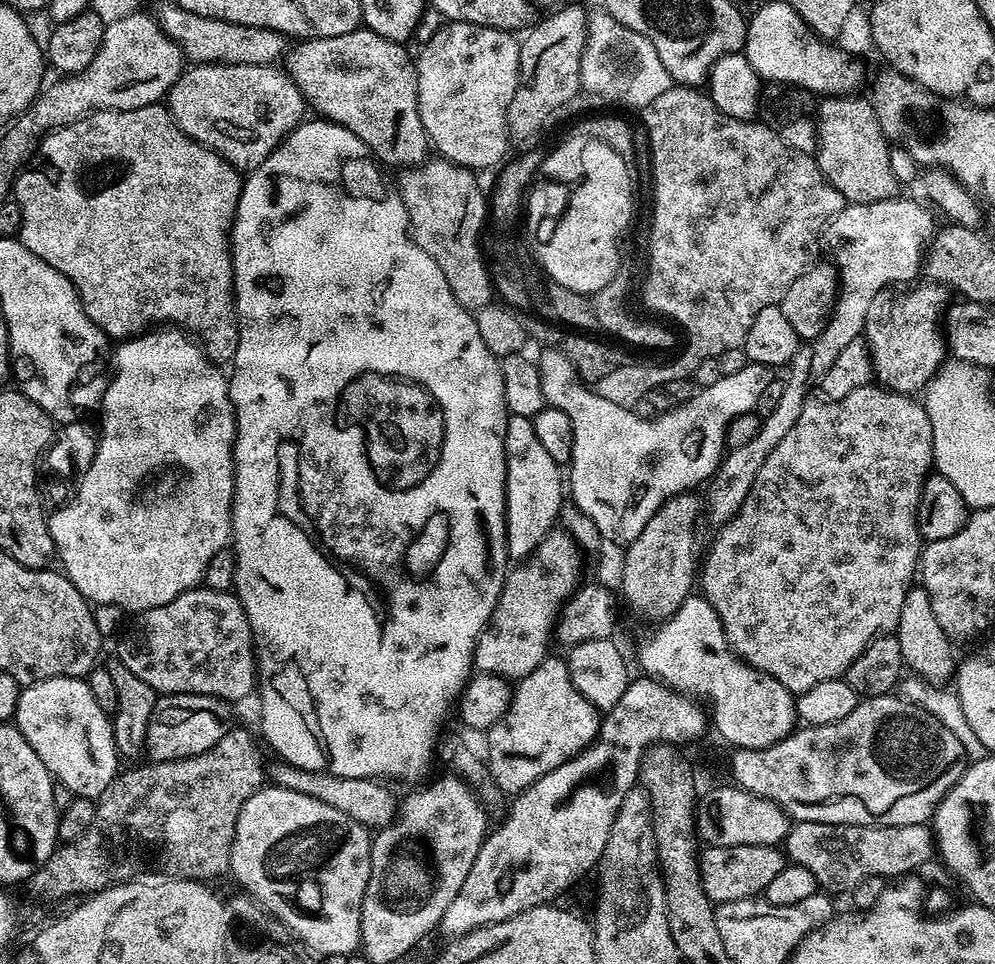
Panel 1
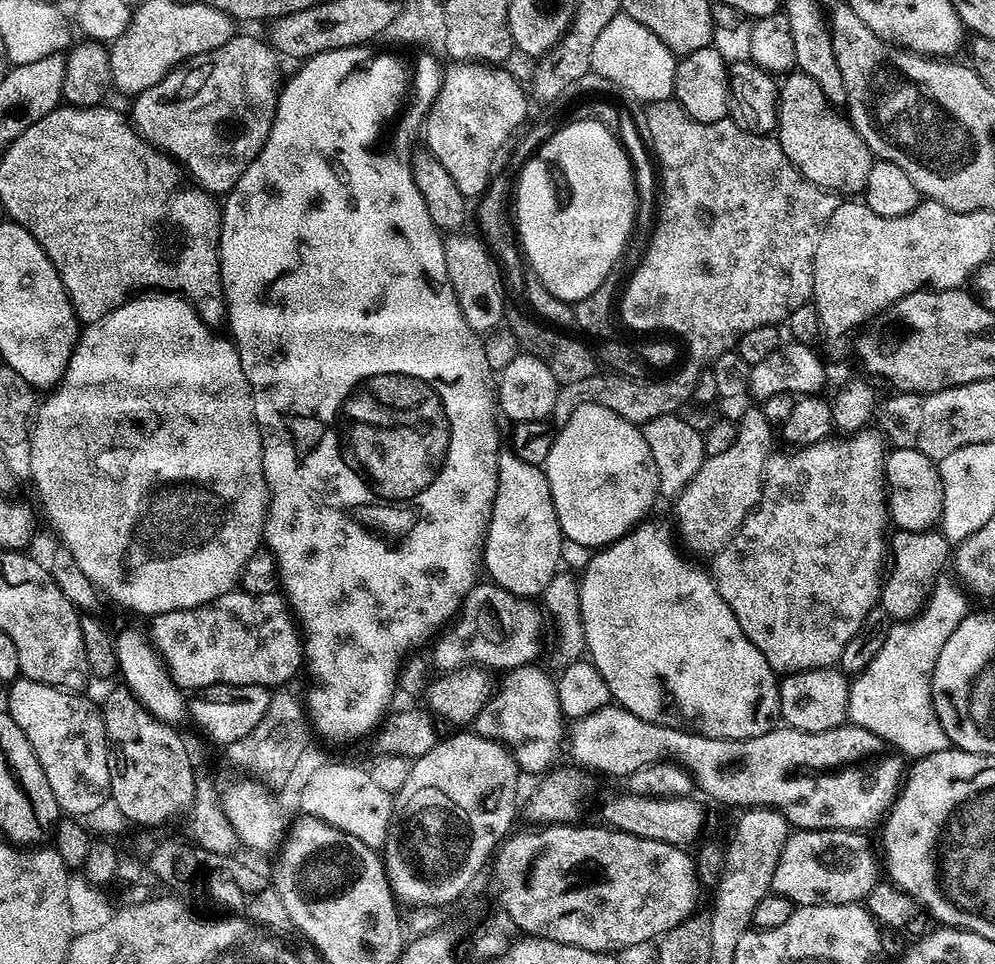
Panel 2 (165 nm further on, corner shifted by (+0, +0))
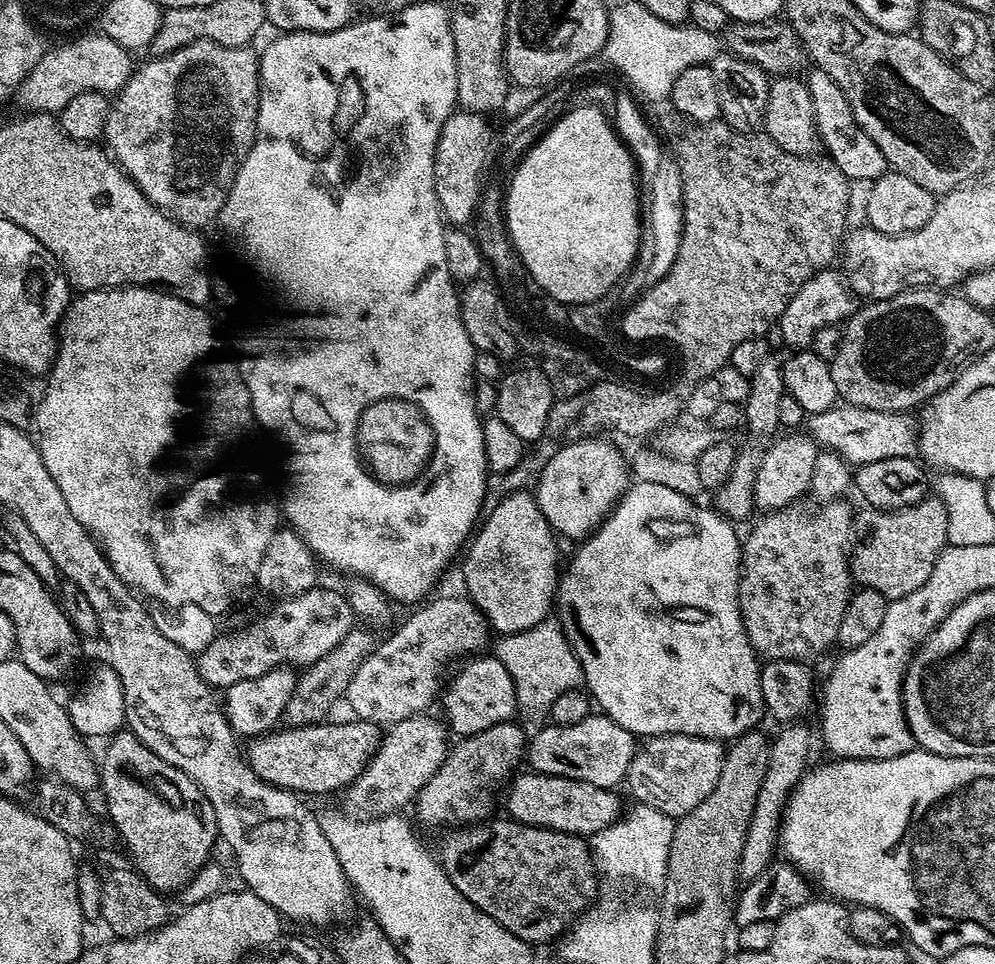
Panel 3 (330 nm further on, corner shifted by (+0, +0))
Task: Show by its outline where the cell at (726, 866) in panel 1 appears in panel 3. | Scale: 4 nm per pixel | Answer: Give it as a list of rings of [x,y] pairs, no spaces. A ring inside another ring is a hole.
[[[489,819],[475,826],[456,826],[445,831],[448,833],[441,838],[438,851],[444,873],[466,899],[478,906],[478,910],[490,914],[494,922],[510,930],[510,934],[522,938],[528,945],[559,941],[576,923],[576,917],[581,916],[598,896],[598,873],[589,841],[565,832],[503,819]]]

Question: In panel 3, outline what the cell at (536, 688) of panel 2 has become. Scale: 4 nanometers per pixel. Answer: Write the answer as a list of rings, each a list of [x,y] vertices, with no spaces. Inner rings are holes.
[[[480,654],[475,658],[468,658],[459,665],[456,677],[447,681],[442,692],[442,704],[444,700],[444,712],[448,715],[446,724],[457,737],[473,736],[482,730],[486,730],[495,724],[509,723],[517,715],[516,691],[514,690],[513,678],[507,673],[506,666],[493,654]]]

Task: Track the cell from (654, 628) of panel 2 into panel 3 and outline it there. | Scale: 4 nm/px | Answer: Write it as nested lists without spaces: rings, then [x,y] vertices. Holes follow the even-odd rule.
[[[655,482],[633,483],[621,496],[615,508],[608,513],[608,519],[579,545],[572,556],[568,569],[563,569],[556,585],[554,612],[562,630],[580,659],[584,671],[584,684],[601,713],[607,714],[622,730],[630,730],[637,738],[653,736],[697,736],[699,740],[731,742],[742,734],[753,731],[765,715],[764,699],[760,693],[761,661],[758,653],[748,641],[744,620],[740,617],[740,549],[741,537],[736,537],[733,521],[725,518],[711,507],[703,508],[693,497],[683,496],[676,490],[660,486]]]

